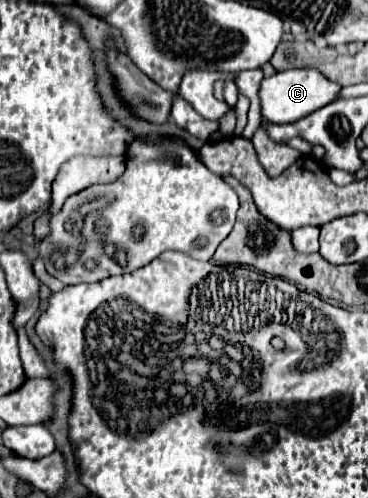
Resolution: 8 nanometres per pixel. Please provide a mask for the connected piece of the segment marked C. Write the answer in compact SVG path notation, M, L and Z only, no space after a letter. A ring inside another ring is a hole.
M304 68L304 70L284 70L284 72L276 72L274 76L268 76L262 80L260 84L260 114L262 118L266 118L272 124L288 124L288 122L296 122L308 114L312 114L314 110L326 106L328 102L336 100L340 86L326 80L318 70L314 68Z

